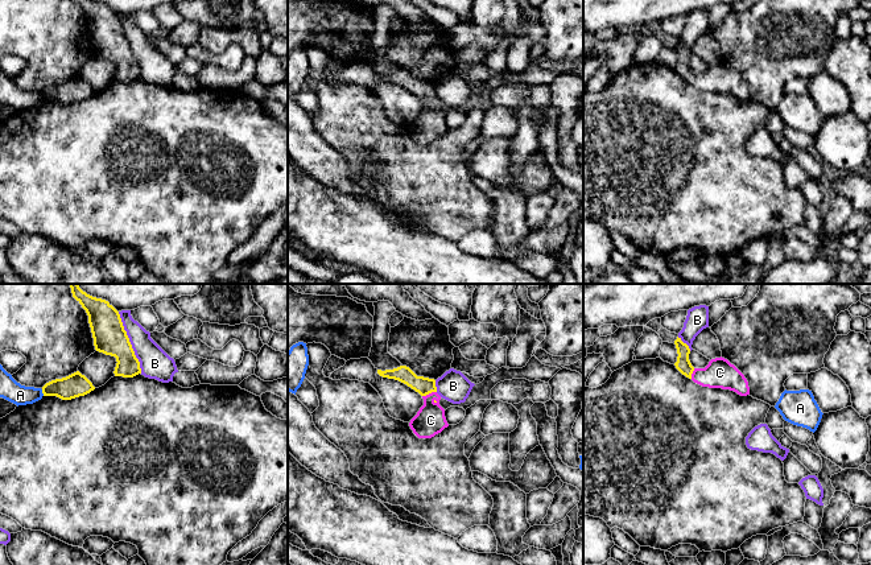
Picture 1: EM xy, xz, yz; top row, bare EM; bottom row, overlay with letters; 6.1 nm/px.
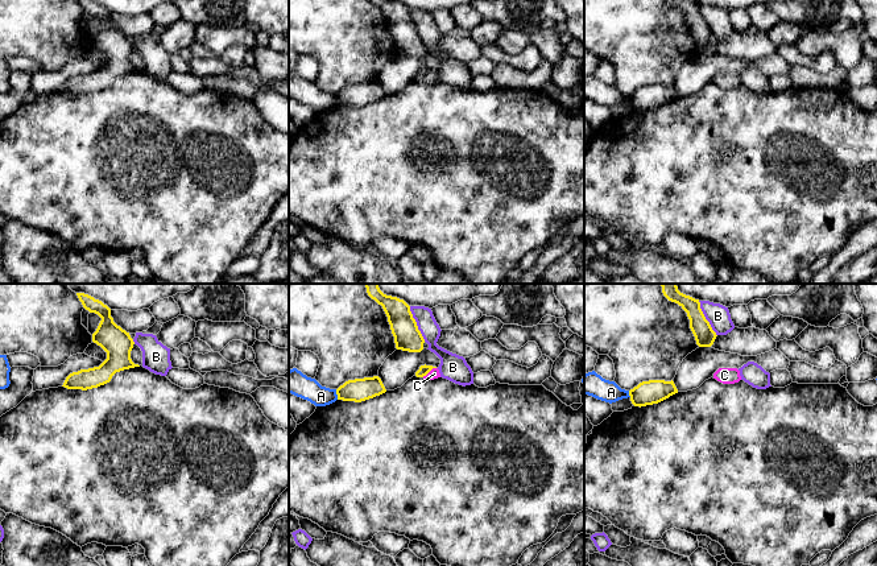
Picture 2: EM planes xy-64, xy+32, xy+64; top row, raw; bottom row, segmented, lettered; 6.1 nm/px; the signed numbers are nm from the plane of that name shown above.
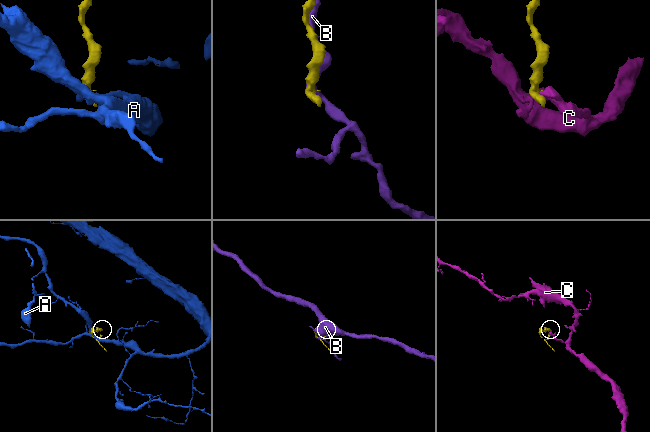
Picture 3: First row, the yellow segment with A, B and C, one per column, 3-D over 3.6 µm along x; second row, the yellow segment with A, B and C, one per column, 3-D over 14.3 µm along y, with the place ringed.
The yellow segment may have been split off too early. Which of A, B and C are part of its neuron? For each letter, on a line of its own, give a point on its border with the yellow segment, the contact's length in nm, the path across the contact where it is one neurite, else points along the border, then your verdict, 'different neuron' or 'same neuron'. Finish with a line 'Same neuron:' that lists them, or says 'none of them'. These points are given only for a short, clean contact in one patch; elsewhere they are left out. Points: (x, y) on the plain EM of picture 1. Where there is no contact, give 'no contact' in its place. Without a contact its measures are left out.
A: contact xy (42, 97); length 40 nm; border xy (41, 94), (44, 99); different neuron
B: contact xy (129, 46); length 400 nm; different neuron
C: contact xz (429, 97); length 90 nm; way xz (424, 90), (429, 97), (430, 124); same neuron
Same neuron: C

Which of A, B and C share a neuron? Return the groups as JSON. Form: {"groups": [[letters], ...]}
{"groups": [["A"], ["B"], ["C"]]}

